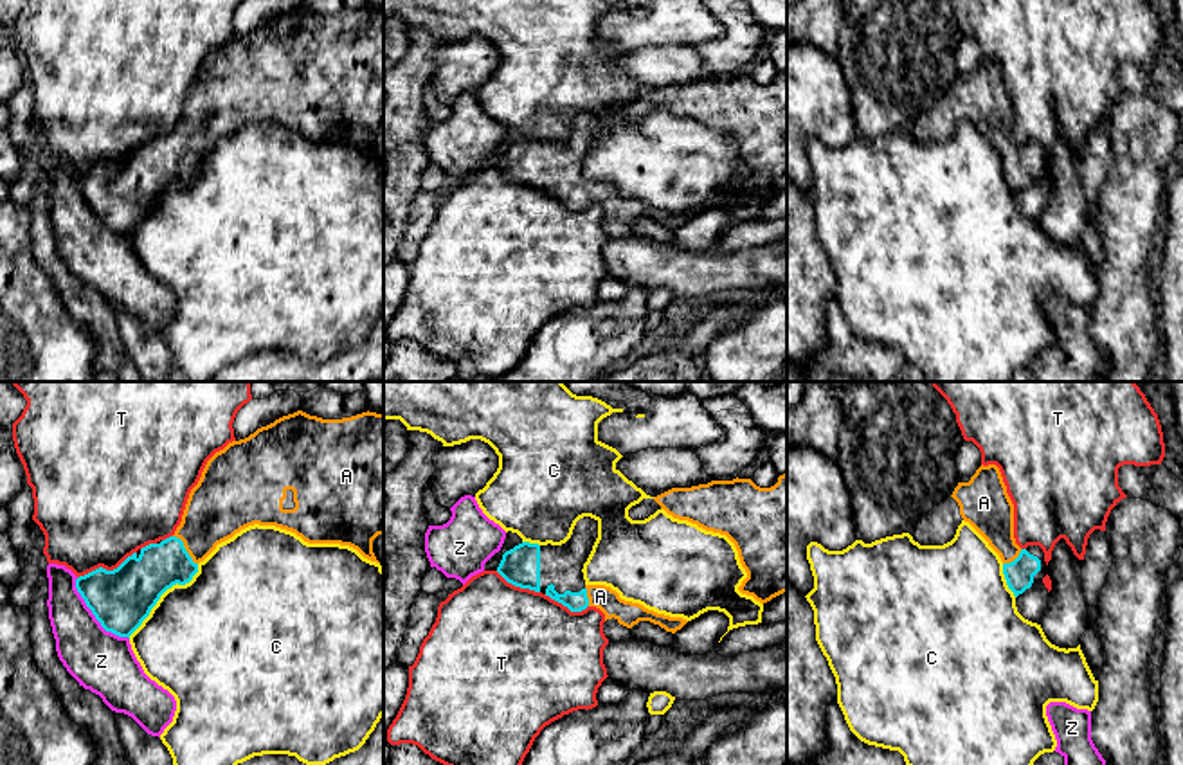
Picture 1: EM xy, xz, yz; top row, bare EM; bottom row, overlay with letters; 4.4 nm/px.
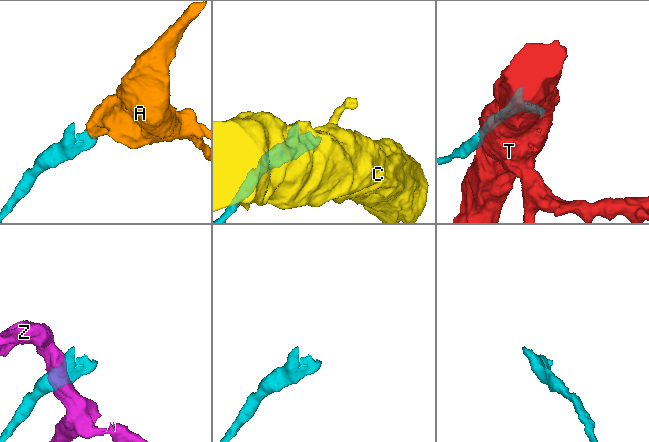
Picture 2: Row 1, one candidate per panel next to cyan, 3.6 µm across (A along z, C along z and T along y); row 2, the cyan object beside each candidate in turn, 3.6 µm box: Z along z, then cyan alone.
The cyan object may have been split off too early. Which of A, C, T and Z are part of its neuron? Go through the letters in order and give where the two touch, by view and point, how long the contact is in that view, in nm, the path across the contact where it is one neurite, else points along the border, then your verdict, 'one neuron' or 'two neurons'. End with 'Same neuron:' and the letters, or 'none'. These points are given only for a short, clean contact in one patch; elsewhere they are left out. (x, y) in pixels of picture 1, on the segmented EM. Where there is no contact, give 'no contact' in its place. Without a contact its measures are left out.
A: contact xy (184, 549); length 170 nm; way xy (139, 582), (171, 562), (184, 549), (218, 506); one neuron
C: contact xy (162, 593); length 460 nm; two neurons
T: contact xy (105, 569); length 300 nm; two neurons
Z: contact xy (94, 614); length 360 nm; two neurons
Same neuron: A

